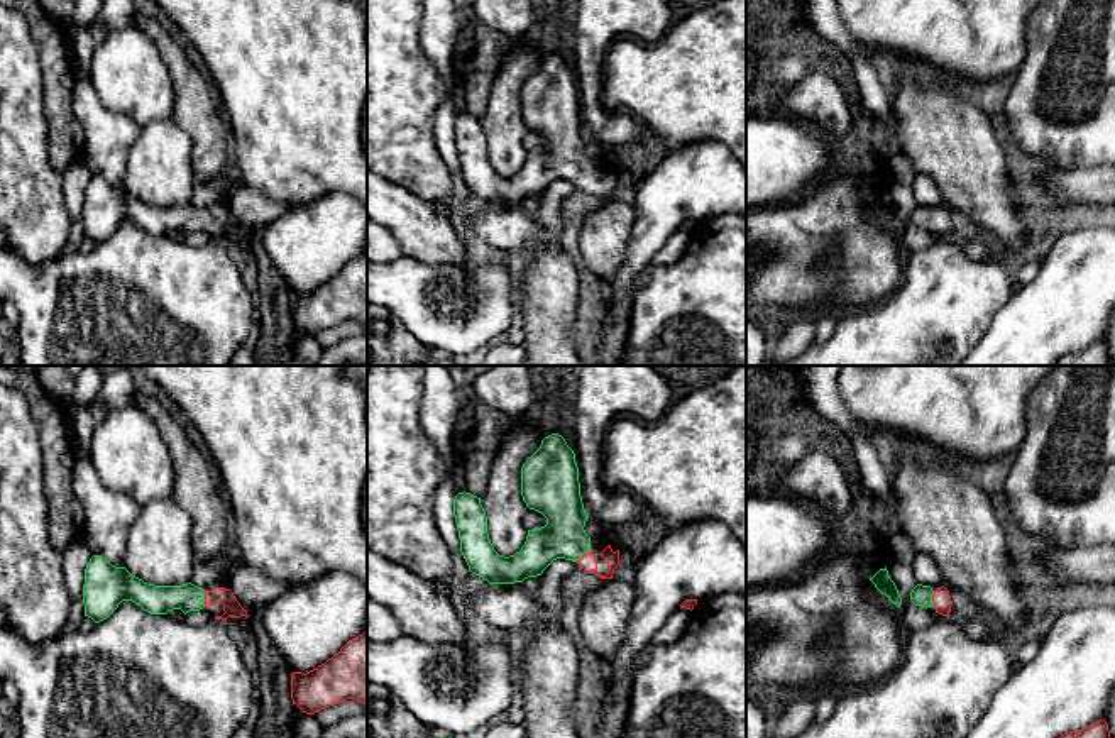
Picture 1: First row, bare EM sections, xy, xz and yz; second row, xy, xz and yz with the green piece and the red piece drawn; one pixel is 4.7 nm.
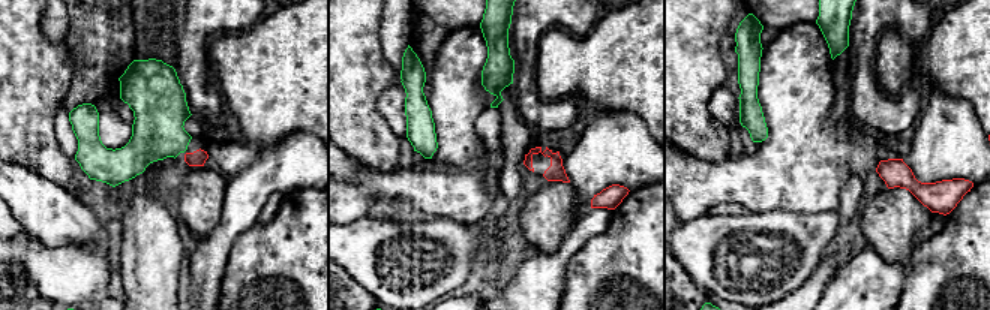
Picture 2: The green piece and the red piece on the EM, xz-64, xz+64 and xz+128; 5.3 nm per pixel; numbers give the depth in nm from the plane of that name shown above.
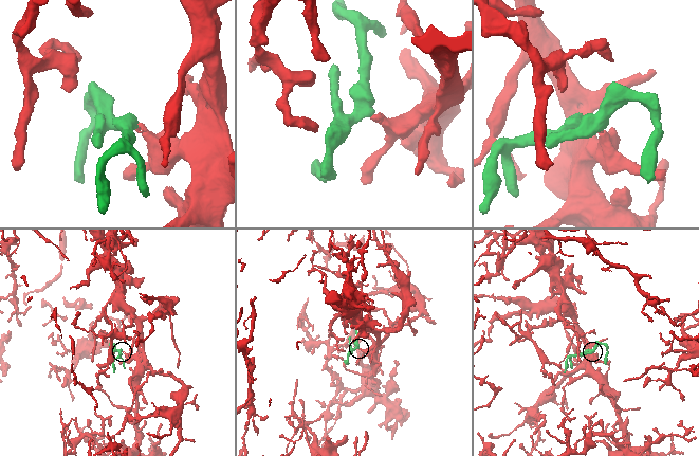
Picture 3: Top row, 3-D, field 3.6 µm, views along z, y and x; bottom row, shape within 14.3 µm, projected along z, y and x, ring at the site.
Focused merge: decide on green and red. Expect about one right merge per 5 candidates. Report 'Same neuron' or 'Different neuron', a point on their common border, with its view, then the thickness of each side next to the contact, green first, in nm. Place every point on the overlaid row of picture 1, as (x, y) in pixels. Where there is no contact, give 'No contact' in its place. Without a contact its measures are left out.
Same neuron. Touches green at xy (203, 600). Thickness 140 nm (green) against 90 nm

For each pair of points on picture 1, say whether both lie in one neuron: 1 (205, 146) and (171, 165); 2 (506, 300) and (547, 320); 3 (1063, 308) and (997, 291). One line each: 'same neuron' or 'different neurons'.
1: different neurons
2: different neurons
3: different neurons

